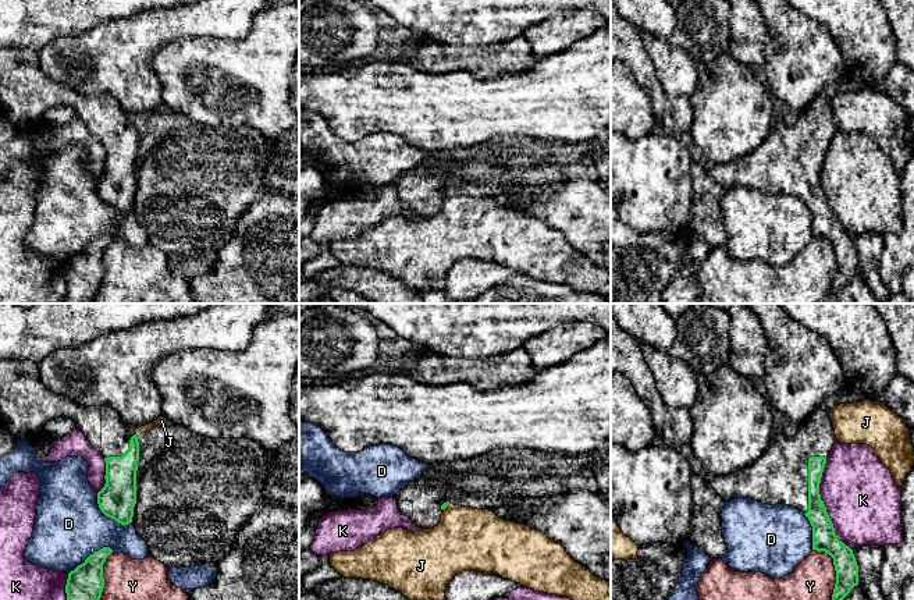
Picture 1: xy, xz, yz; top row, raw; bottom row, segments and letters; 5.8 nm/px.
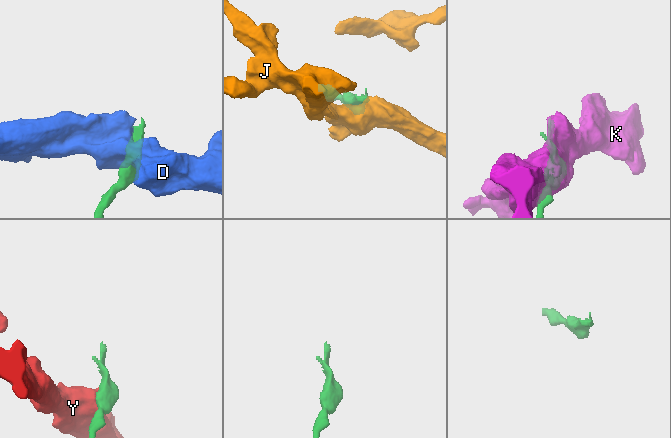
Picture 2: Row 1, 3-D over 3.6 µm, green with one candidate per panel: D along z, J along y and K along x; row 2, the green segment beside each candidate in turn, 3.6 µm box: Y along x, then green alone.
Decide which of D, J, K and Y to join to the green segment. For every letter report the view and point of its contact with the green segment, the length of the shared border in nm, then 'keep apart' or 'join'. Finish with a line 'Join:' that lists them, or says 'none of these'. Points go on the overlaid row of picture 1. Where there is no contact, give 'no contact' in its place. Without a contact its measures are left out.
D: contact xy (107, 515); length 260 nm; keep apart
J: contact xy (137, 436); length 40 nm; keep apart
K: contact yz (824, 504); length 550 nm; keep apart
Y: contact yz (835, 570); length 320 nm; keep apart
Join: none of these

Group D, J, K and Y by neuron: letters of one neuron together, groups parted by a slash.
D / J / K / Y

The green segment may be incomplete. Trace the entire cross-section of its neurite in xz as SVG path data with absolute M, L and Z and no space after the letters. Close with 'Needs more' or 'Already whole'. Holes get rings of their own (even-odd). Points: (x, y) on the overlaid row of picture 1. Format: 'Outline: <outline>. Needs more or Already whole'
Outline: M430 466L424 472L428 479L435 479L437 486L403 486L396 494L396 505L402 515L408 516L422 529L431 529L440 523L441 514L451 503L452 489L444 479L452 473L448 466Z. Needs more

